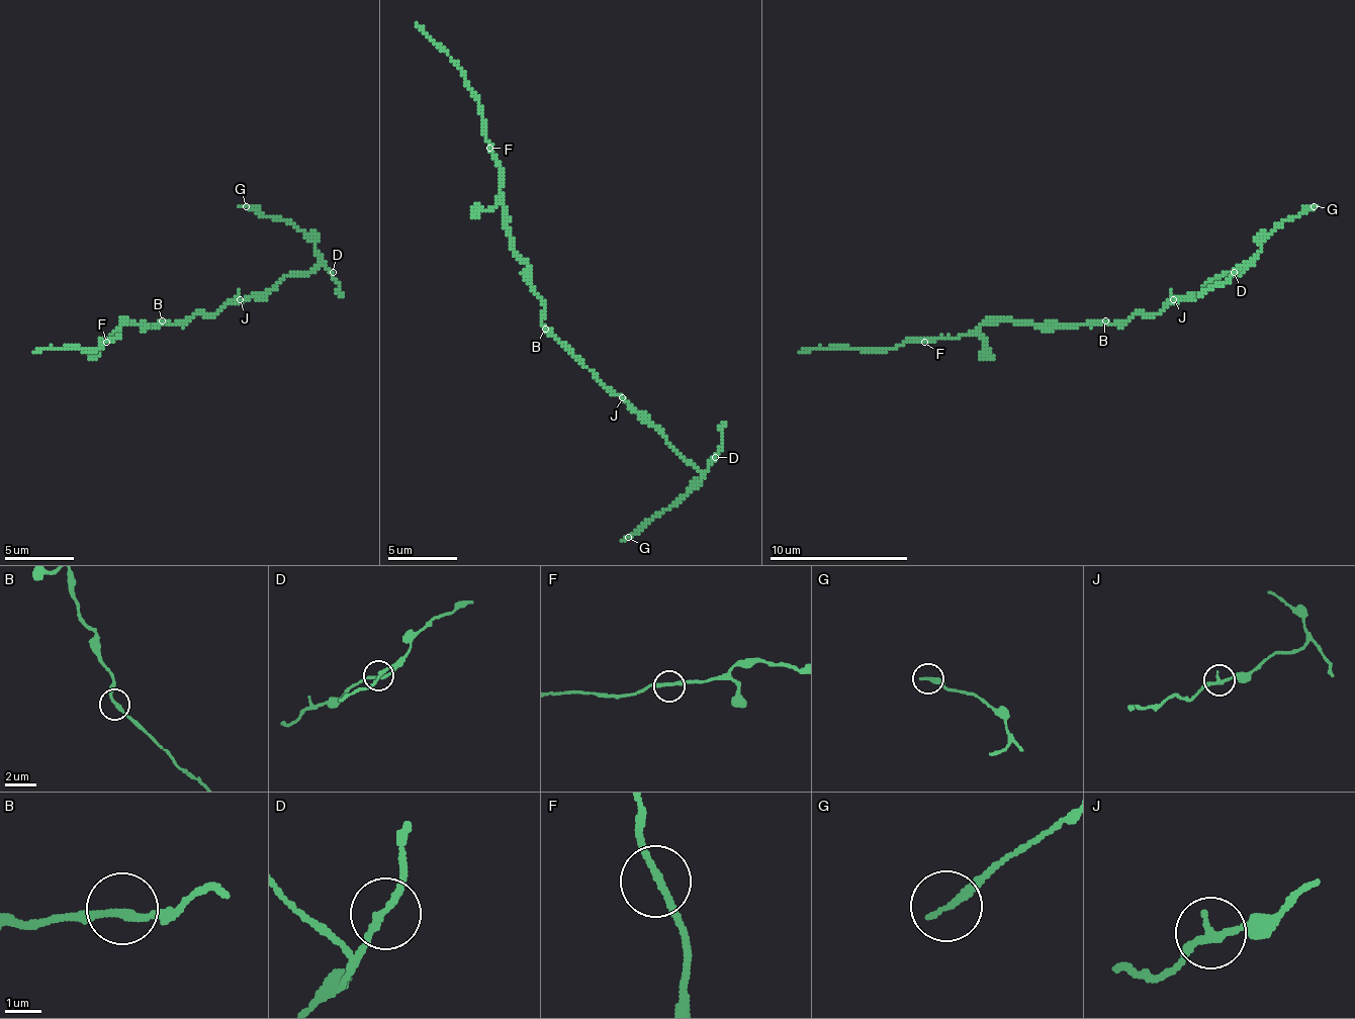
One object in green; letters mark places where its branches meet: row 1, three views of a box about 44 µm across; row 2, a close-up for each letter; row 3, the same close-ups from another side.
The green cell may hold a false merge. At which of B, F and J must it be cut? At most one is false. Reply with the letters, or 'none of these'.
J

